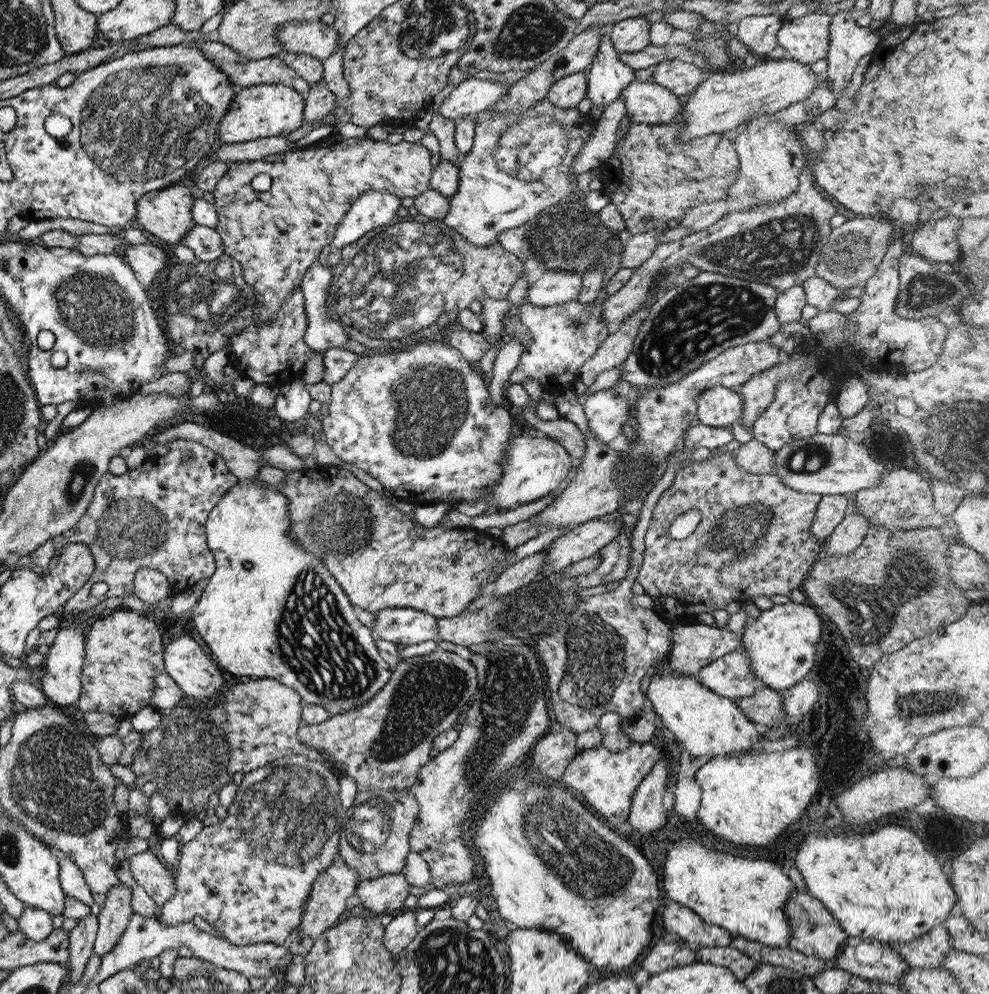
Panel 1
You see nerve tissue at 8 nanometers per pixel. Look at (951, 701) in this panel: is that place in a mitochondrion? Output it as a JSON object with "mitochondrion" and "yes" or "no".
{"mitochondrion":"yes"}

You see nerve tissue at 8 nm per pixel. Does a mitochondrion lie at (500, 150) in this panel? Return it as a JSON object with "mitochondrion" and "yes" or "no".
{"mitochondrion":"yes"}

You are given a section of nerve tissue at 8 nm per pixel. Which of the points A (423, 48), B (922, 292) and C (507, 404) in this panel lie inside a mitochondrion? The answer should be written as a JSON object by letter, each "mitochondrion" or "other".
{"A":"mitochondrion","B":"mitochondrion","C":"other"}

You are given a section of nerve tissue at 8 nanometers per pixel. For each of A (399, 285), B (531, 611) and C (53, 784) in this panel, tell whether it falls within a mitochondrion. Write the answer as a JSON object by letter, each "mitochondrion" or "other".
{"A":"mitochondrion","B":"mitochondrion","C":"mitochondrion"}

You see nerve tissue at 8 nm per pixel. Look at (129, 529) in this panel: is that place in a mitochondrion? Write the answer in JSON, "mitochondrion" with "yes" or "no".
{"mitochondrion":"yes"}

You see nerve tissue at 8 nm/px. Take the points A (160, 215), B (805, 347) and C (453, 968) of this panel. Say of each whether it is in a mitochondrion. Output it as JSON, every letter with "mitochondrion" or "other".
{"A":"other","B":"other","C":"mitochondrion"}

